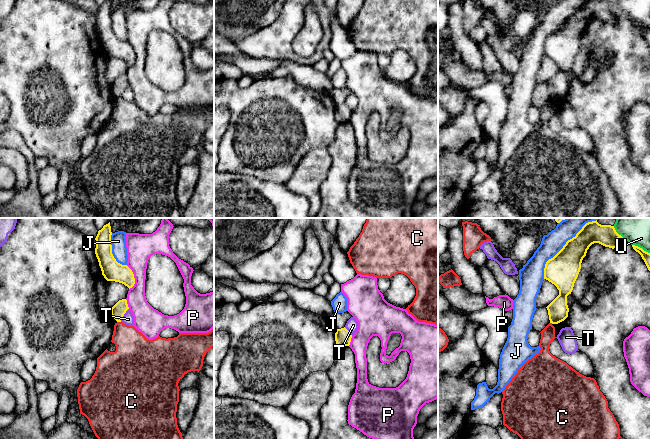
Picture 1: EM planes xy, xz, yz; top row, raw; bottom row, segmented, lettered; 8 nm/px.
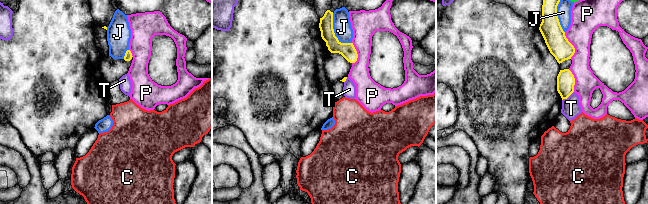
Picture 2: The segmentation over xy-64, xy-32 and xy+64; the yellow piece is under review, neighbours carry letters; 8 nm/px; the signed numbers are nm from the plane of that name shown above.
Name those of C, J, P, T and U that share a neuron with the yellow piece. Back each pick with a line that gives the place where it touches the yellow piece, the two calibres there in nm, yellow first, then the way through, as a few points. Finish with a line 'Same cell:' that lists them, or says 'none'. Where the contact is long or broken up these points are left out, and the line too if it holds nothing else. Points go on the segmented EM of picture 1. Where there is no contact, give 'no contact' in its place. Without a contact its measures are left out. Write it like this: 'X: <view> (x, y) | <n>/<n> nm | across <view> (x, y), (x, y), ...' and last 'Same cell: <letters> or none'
Same cell: none

